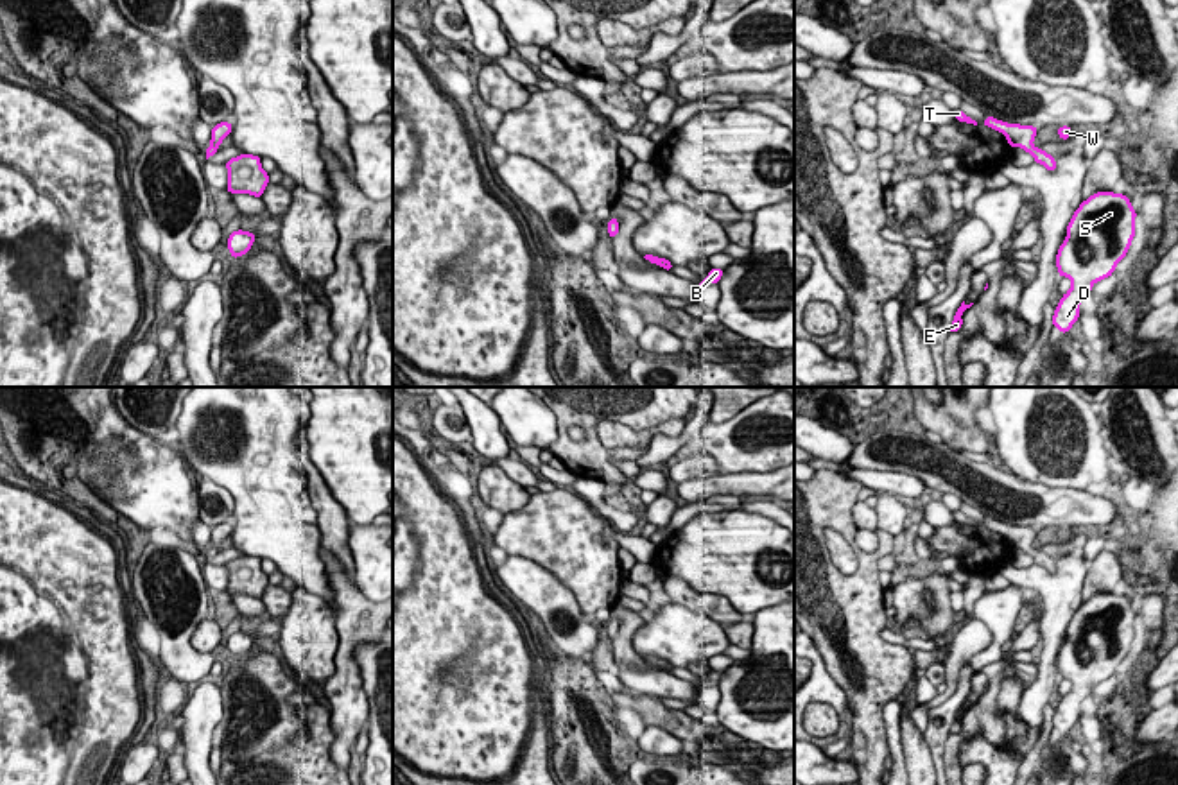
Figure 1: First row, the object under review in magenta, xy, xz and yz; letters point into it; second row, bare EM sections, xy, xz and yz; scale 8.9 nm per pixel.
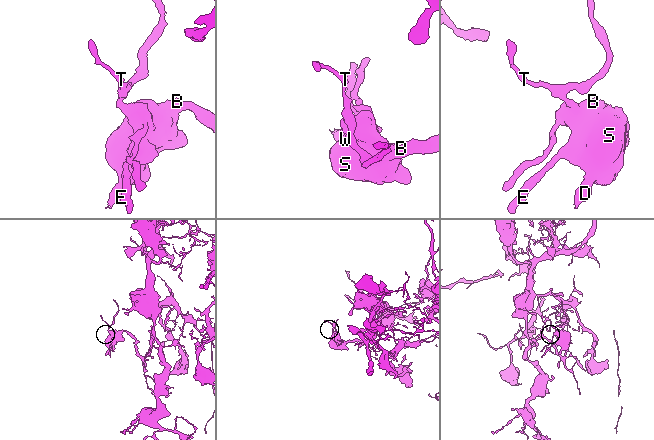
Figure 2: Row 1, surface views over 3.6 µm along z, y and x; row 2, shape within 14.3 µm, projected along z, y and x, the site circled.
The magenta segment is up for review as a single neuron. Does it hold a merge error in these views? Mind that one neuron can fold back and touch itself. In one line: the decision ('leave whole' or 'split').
leave whole

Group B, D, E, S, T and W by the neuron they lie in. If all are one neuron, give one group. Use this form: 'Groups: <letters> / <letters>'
Groups: B D E S T W

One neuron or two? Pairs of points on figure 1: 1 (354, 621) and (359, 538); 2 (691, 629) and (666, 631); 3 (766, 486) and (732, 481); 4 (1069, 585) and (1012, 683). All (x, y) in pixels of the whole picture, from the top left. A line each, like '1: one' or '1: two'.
1: two
2: one
3: one
4: two

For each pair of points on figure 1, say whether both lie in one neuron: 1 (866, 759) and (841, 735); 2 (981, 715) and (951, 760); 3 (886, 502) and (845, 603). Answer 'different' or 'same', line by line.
1: different
2: same
3: different

